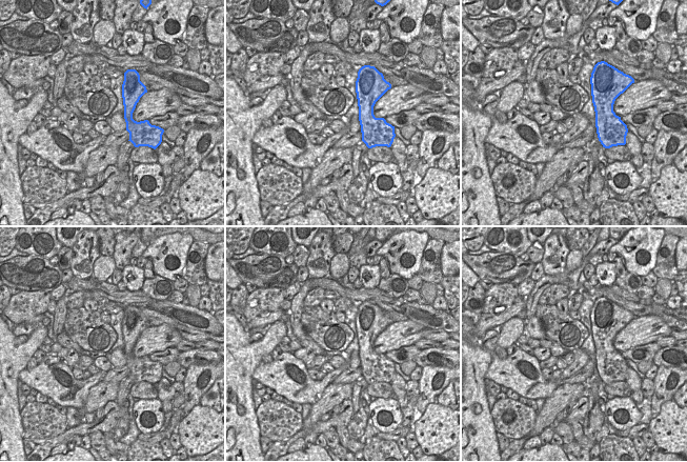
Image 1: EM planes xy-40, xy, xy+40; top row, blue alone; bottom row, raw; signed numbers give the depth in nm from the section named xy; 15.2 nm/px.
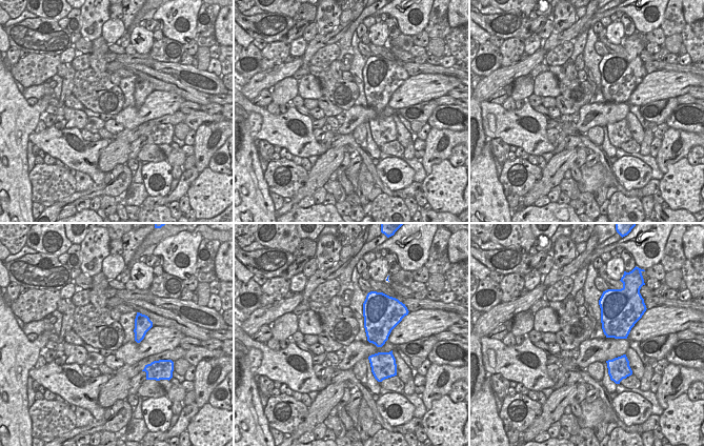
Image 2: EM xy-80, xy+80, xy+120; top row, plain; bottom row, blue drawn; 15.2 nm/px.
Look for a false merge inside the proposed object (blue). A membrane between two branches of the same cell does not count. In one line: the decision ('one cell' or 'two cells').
one cell

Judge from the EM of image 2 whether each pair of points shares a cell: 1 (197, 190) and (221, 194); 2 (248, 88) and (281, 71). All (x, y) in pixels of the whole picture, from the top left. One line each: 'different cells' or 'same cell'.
1: same cell
2: same cell

